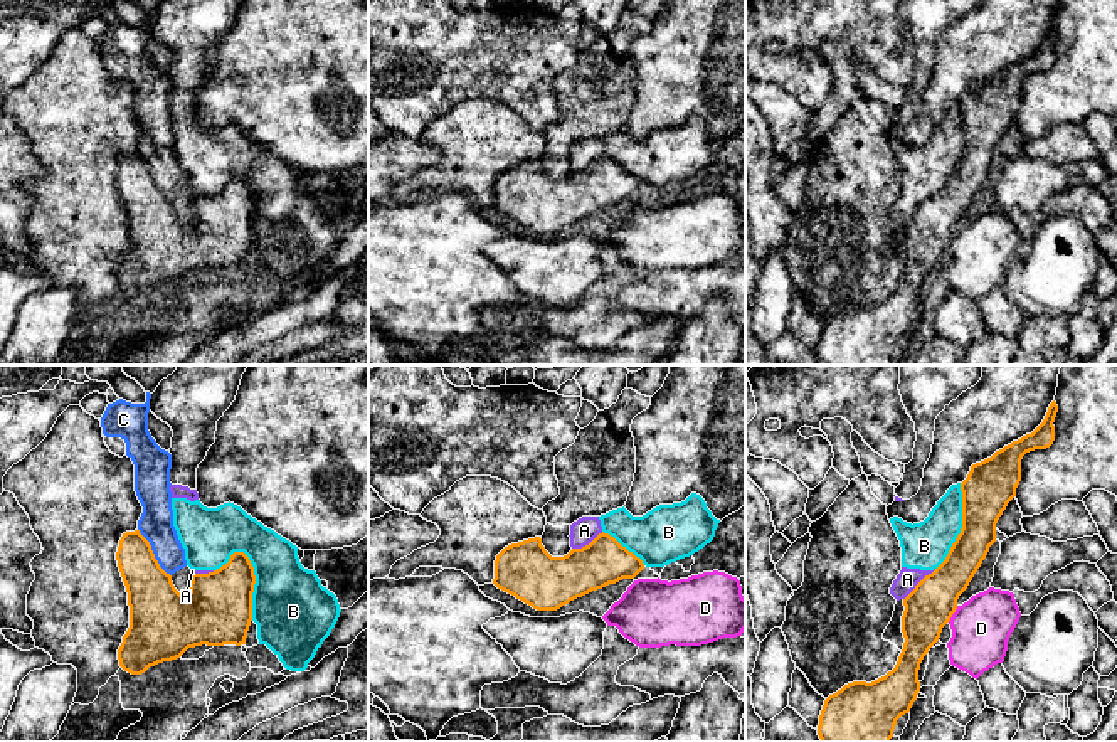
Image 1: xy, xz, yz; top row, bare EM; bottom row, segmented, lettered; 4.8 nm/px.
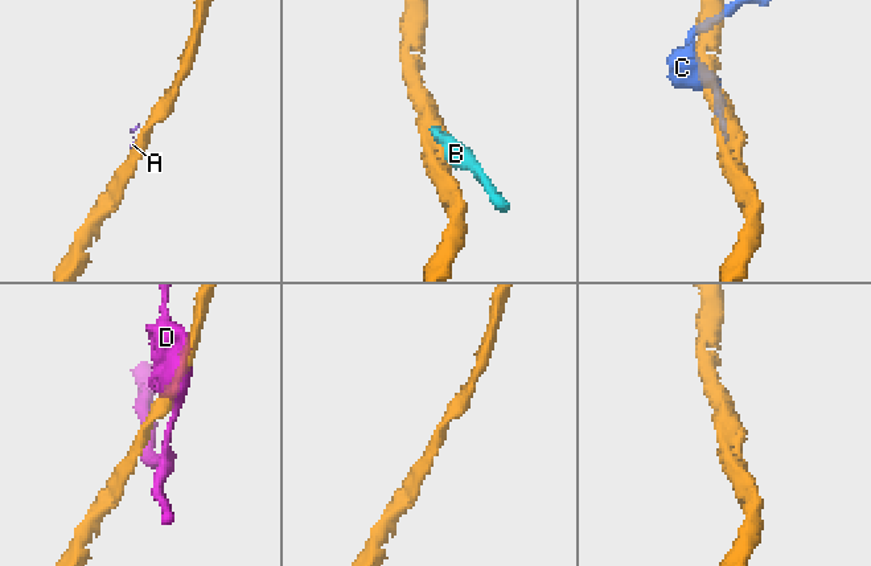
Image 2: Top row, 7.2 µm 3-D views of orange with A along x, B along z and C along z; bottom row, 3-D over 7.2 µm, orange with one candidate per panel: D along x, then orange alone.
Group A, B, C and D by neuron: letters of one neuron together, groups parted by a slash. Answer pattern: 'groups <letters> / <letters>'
groups A B / C / D

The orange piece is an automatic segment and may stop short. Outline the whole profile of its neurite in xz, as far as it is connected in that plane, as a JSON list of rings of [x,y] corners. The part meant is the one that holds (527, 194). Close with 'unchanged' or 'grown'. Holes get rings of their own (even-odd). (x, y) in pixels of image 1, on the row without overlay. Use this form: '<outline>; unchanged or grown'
[[[604,155],[589,168],[572,172],[564,180],[552,180],[542,168],[542,162],[535,160],[511,167],[496,178],[493,207],[537,234],[557,234],[592,214],[622,202],[634,202],[643,192],[644,187],[639,180]]]; unchanged

